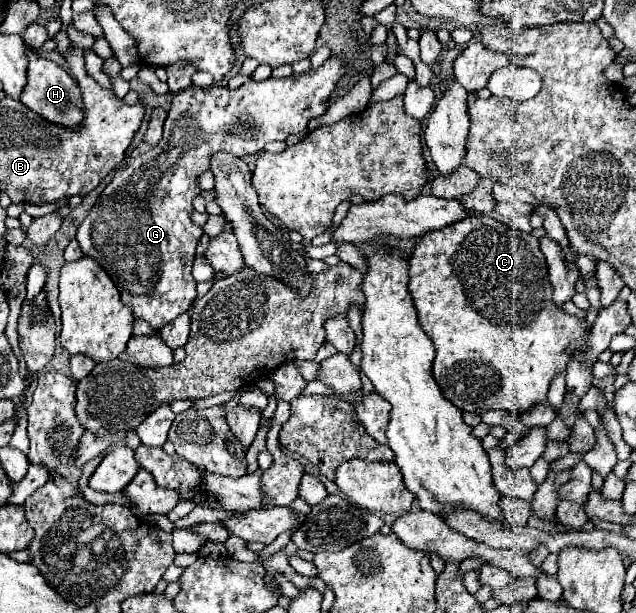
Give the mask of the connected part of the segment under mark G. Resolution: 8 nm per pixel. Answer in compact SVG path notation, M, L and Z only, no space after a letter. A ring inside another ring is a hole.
M329 58L319 70L307 70L305 74L301 76L289 76L289 78L283 78L283 80L277 80L277 78L269 78L265 82L255 82L255 80L249 80L245 82L241 88L237 90L229 90L225 86L211 86L211 88L187 88L179 94L175 94L175 100L169 108L169 116L165 120L165 128L163 128L163 138L159 144L149 144L149 142L141 142L137 148L133 148L133 152L125 158L125 162L117 168L117 172L113 174L111 182L105 186L105 190L101 192L99 200L95 202L95 206L91 208L89 216L83 220L83 224L79 226L77 230L77 242L83 250L83 254L89 254L93 256L95 260L99 260L99 264L103 264L103 268L107 270L107 274L113 278L113 282L117 284L119 292L121 292L121 302L131 306L133 310L133 318L141 318L145 322L149 322L155 330L161 330L167 322L171 322L175 316L187 312L191 308L191 302L195 300L195 278L191 276L191 266L193 266L193 260L195 260L195 246L199 242L199 236L201 236L201 228L197 224L193 224L191 220L191 214L193 214L193 200L197 196L201 196L201 188L197 184L197 178L209 170L209 160L215 152L229 152L233 156L247 156L247 154L255 154L255 152L261 152L265 148L267 142L273 142L273 140L285 140L287 136L291 134L297 134L297 132L303 132L309 124L311 118L317 118L321 114L325 114L328 105L323 103L323 100L331 94L331 90L335 88L337 80L343 76L343 66L341 66L341 60L337 58Z

